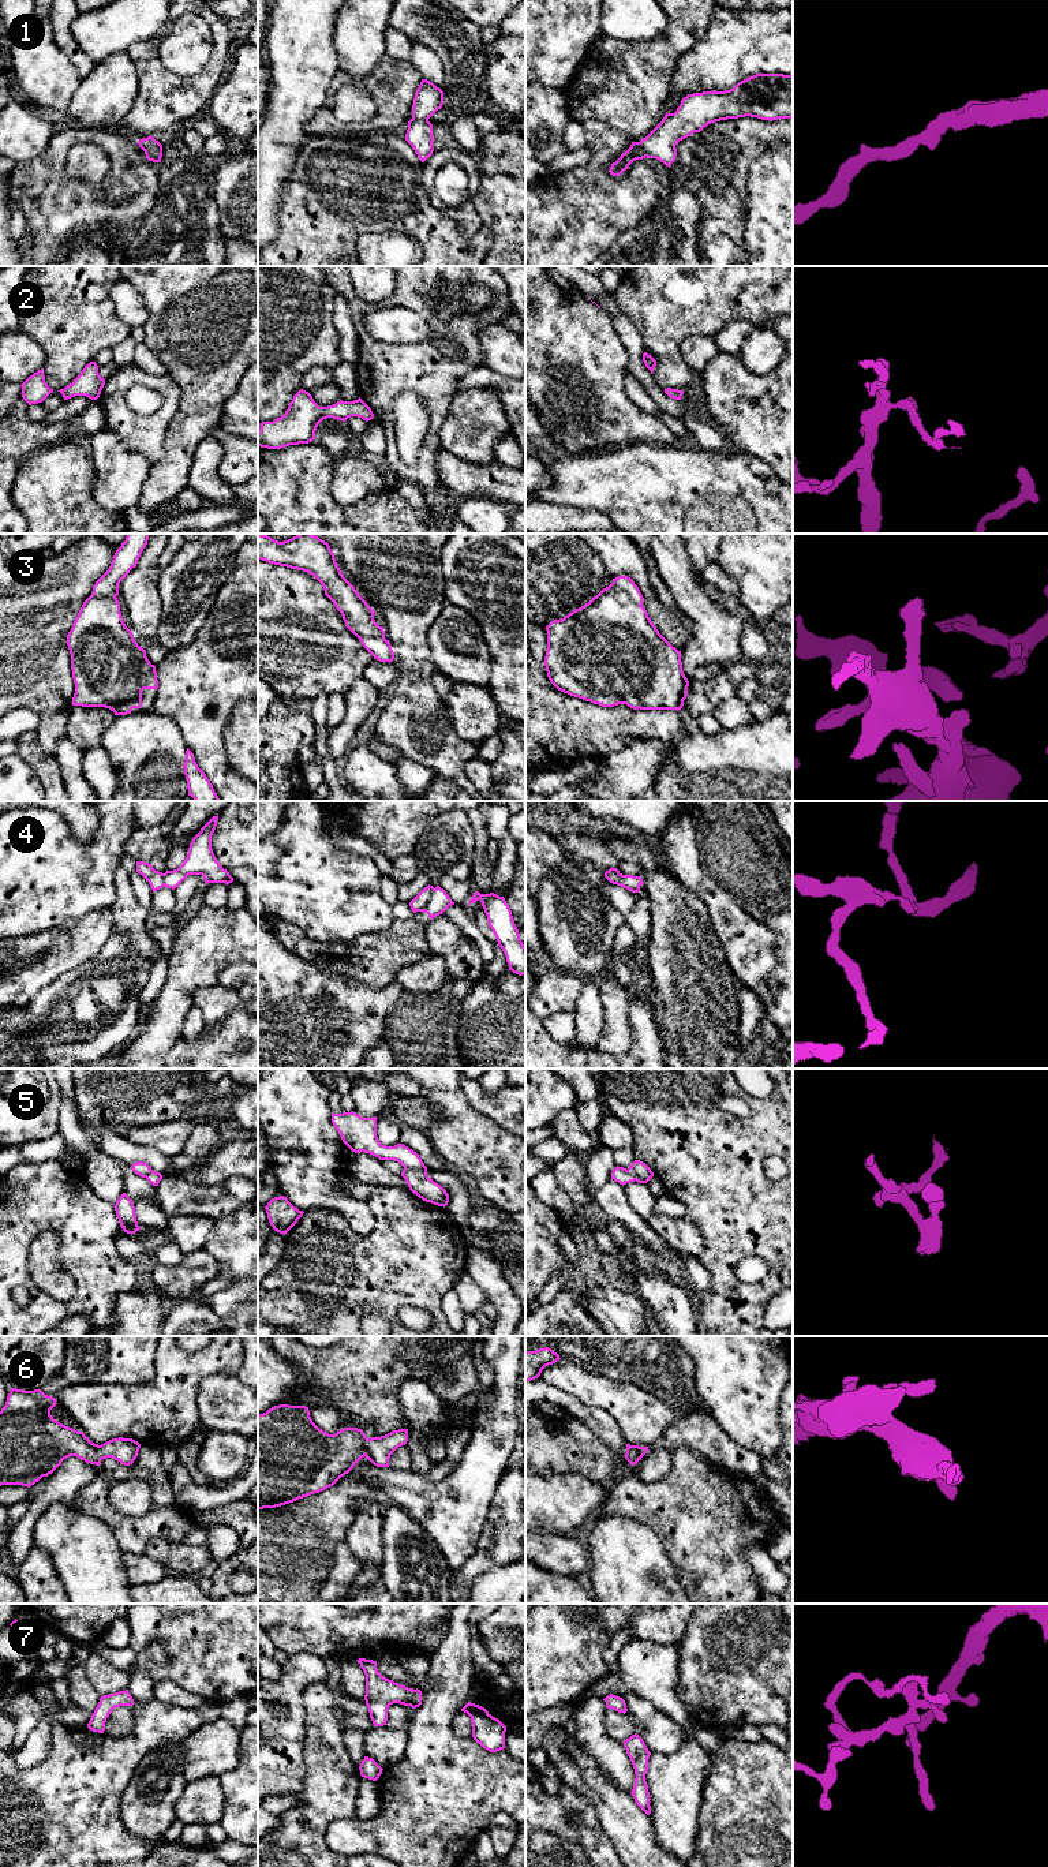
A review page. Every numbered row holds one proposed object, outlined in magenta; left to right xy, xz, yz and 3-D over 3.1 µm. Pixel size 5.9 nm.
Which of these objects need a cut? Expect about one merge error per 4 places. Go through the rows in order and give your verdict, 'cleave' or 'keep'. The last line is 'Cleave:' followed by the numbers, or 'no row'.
1: keep
2: keep
3: keep
4: cleave
5: keep
6: keep
7: keep
Cleave: 4

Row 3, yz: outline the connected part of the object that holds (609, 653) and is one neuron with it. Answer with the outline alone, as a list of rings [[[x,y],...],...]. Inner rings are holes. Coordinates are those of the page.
[[[618,576],[584,606],[547,626],[544,666],[550,682],[561,692],[599,704],[614,707],[626,704],[633,710],[677,710],[688,696],[689,681],[682,671],[681,651],[673,647],[656,629],[645,607],[644,598],[628,576]]]

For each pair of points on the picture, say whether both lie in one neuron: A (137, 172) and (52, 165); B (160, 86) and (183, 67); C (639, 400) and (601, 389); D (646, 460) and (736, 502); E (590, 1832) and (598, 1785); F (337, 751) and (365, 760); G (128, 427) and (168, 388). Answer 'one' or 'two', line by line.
A: one
B: two
C: two
D: one
E: two
F: two
G: one

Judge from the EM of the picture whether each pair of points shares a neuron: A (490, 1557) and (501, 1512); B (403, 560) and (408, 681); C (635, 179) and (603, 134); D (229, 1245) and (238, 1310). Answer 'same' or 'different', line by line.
A: same
B: same
C: same
D: same

